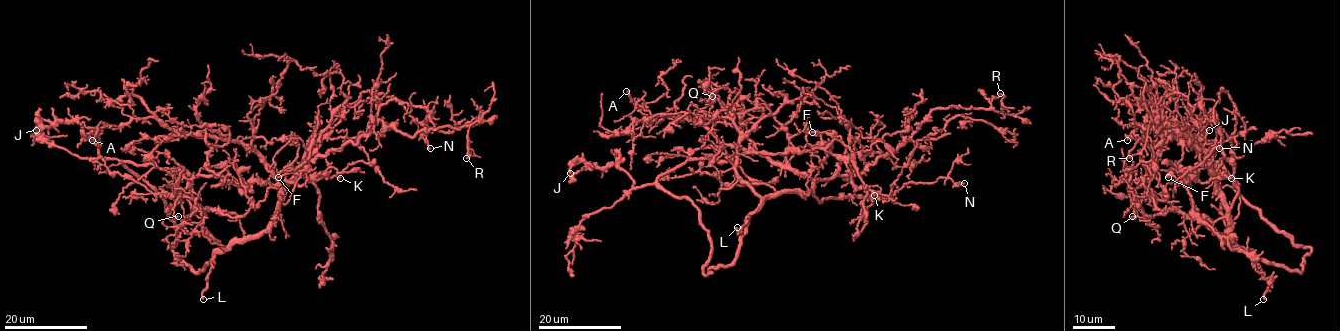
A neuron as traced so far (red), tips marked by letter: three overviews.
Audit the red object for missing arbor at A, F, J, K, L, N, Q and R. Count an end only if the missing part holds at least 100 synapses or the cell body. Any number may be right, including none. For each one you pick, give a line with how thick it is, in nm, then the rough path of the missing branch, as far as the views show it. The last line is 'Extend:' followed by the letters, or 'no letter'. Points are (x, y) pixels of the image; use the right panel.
L: calibre 240 nm
Extend: L

